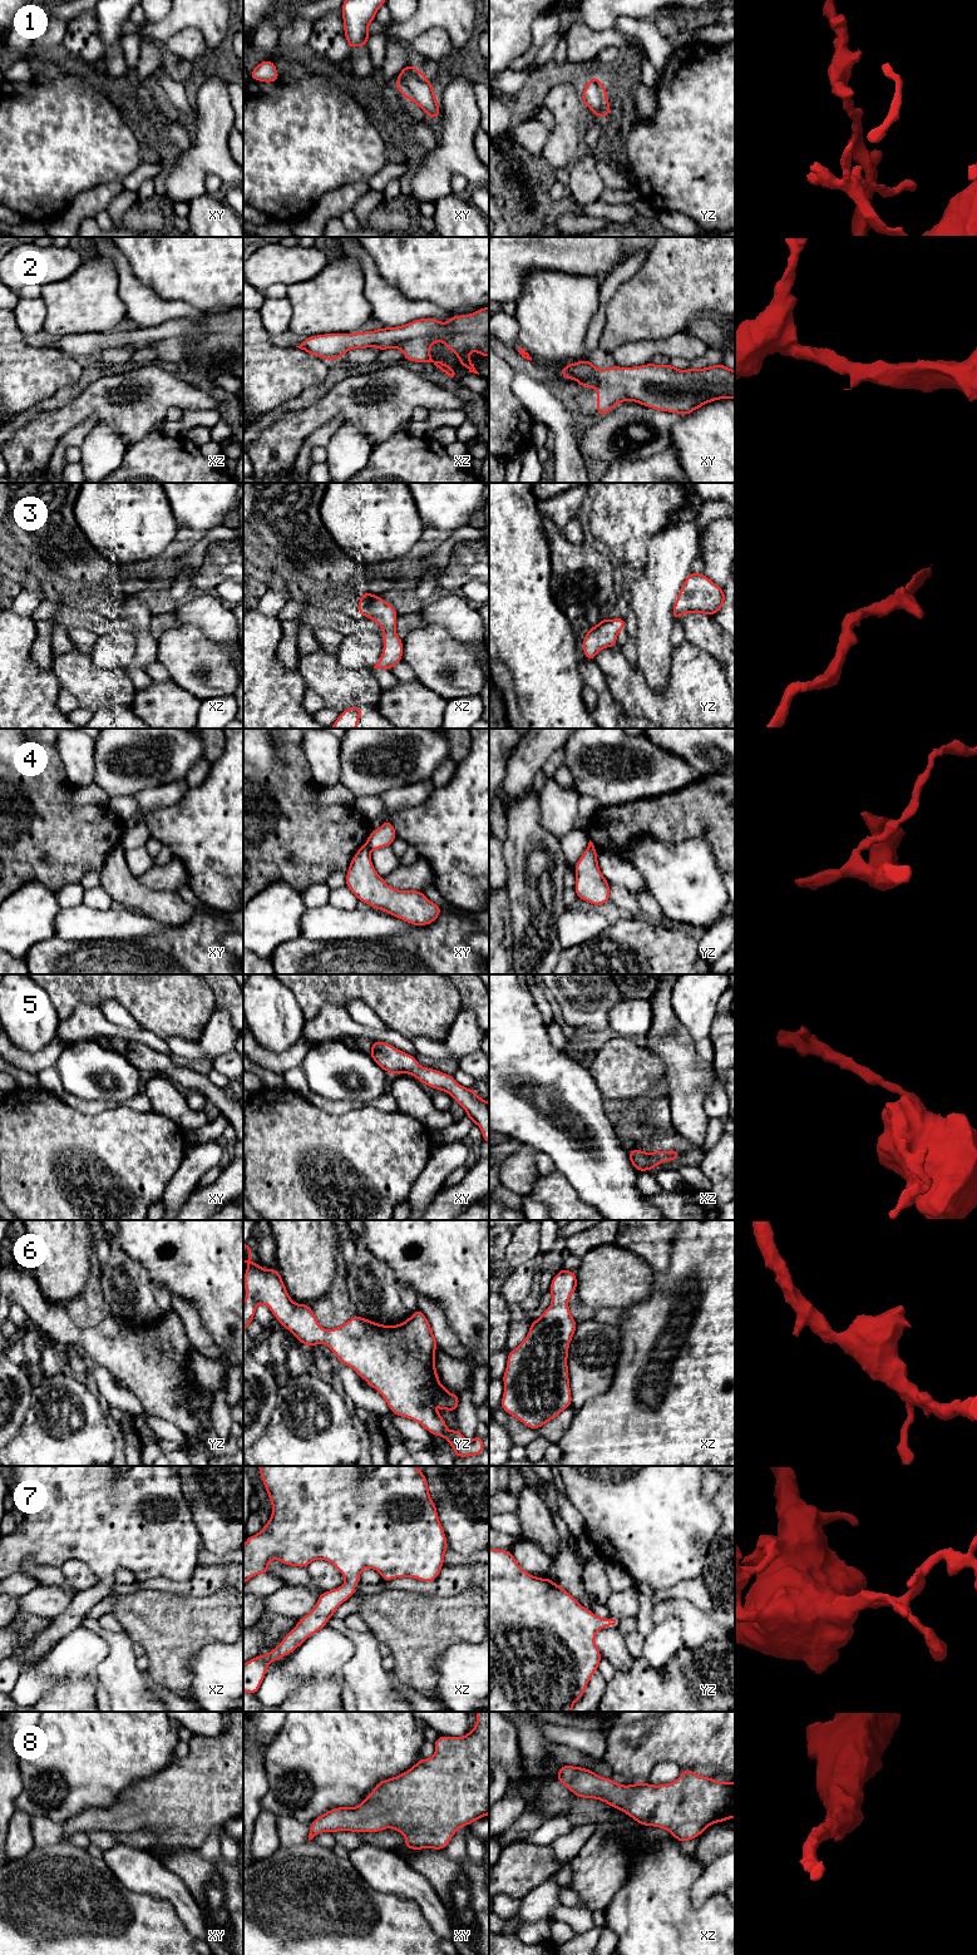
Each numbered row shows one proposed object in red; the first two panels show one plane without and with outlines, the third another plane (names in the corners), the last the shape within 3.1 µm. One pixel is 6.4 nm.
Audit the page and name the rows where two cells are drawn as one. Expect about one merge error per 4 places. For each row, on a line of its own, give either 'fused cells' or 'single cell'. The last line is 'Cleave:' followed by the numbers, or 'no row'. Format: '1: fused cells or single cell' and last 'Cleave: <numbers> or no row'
1: single cell
2: single cell
3: single cell
4: fused cells
5: single cell
6: single cell
7: single cell
8: single cell
Cleave: 4

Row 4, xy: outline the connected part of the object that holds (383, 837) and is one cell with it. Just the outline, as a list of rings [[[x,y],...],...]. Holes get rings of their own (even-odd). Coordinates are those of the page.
[[[385,820],[379,829],[371,830],[365,845],[370,850],[381,849],[390,846],[395,839],[396,831],[394,825],[389,820]]]

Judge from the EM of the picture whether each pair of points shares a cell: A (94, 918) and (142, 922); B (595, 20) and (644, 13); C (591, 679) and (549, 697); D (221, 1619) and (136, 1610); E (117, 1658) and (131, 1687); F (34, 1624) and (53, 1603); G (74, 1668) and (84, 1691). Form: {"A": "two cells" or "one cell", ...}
{"A": "one cell", "B": "one cell", "C": "two cells", "D": "one cell", "E": "one cell", "F": "two cells", "G": "two cells"}

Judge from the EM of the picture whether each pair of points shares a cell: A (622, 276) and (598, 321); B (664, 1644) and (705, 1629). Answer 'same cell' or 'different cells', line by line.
A: same cell
B: different cells

